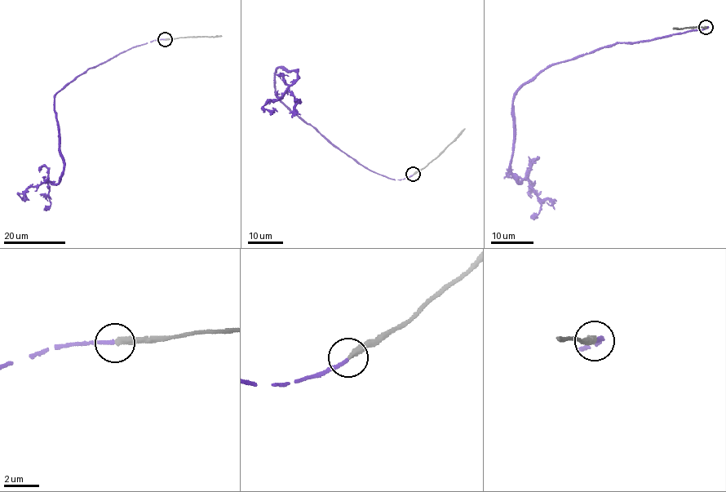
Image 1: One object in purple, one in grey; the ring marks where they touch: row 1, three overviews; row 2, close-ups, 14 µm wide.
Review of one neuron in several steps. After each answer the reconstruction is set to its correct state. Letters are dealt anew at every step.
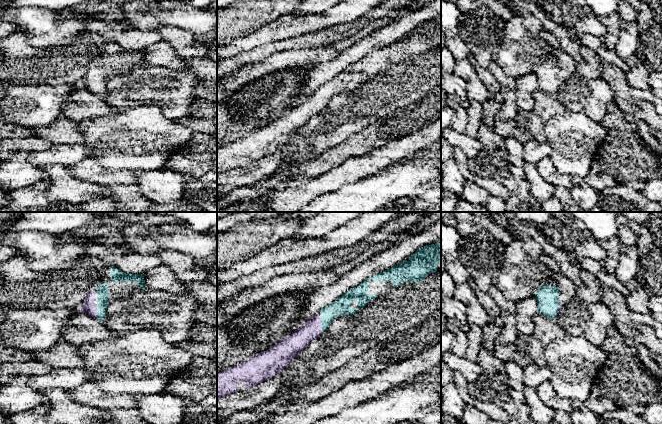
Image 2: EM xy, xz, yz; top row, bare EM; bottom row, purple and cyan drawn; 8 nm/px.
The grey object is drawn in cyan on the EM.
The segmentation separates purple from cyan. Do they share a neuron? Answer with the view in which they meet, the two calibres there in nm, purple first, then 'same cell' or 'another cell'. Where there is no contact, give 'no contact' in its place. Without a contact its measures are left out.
contact in xz; calibres 170 and 140 nm; same cell

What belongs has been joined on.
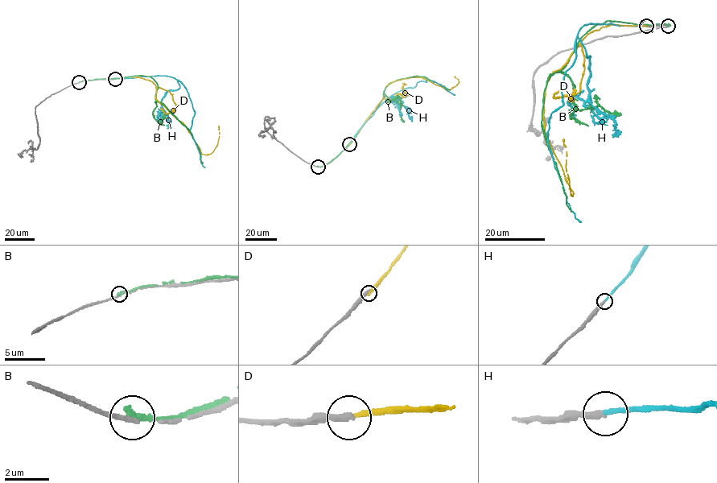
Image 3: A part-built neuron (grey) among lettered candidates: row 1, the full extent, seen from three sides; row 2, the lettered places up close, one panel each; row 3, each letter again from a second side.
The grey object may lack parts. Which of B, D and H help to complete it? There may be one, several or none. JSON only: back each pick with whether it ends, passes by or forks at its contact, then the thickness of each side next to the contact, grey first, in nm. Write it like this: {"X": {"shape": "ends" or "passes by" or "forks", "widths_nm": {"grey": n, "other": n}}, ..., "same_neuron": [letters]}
{"H": {"shape": "ends", "widths_nm": {"grey": 280, "other": 200}}, "same_neuron": ["H"]}

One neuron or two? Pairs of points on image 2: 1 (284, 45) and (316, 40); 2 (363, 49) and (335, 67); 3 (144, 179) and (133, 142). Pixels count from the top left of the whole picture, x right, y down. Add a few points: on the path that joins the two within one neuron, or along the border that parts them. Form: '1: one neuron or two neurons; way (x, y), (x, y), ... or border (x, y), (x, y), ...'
1: one neuron; way (292, 43), (308, 40)
2: one neuron; way (356, 52), (342, 60)
3: two neurons; border (164, 167), (134, 171)

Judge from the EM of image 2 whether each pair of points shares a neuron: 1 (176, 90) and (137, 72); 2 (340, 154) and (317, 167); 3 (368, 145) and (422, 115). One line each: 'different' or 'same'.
1: same
2: same
3: same

